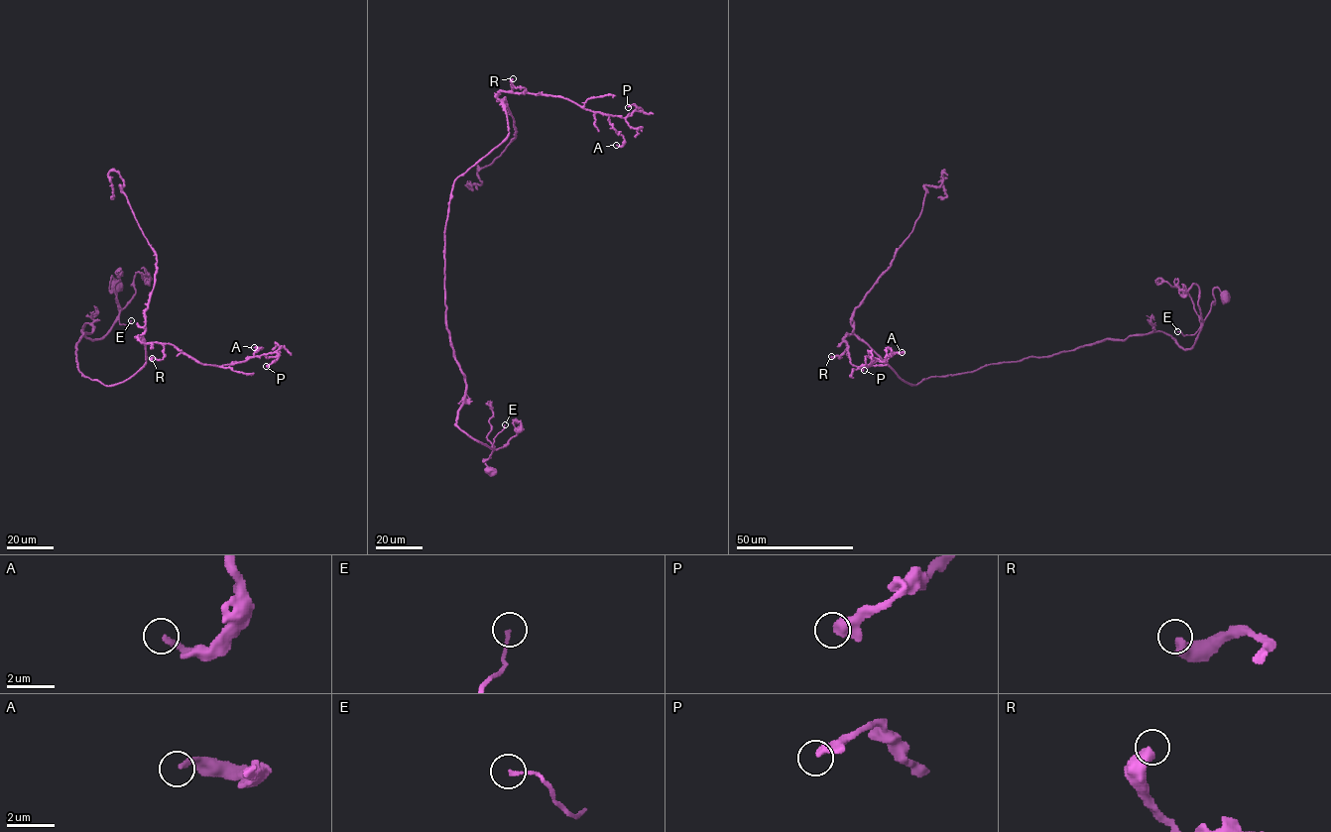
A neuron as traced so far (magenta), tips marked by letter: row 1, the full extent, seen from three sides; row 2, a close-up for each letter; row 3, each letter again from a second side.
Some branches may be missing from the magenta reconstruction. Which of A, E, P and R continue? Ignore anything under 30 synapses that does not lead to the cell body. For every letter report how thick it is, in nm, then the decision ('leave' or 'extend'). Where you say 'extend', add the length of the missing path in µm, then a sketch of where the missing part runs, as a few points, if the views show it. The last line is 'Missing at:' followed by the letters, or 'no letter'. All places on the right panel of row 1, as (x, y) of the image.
A: 240 nm | leave
E: 140 nm | leave
P: 320 nm | leave
R: 480 nm | leave
Missing at: no letter

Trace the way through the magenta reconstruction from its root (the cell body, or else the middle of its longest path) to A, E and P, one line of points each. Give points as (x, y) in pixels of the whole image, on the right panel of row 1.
A: (1224, 297), (1213, 290), (1190, 348), (1154, 331), (916, 385), (854, 334), (843, 338), (860, 367), (902, 352)
E: (1224, 297), (1216, 287), (1213, 291), (1215, 300), (1203, 324), (1193, 334), (1184, 336), (1177, 331)
P: (1224, 297), (1213, 290), (1190, 348), (1154, 331), (912, 385), (847, 334), (853, 365), (874, 358), (864, 370)

